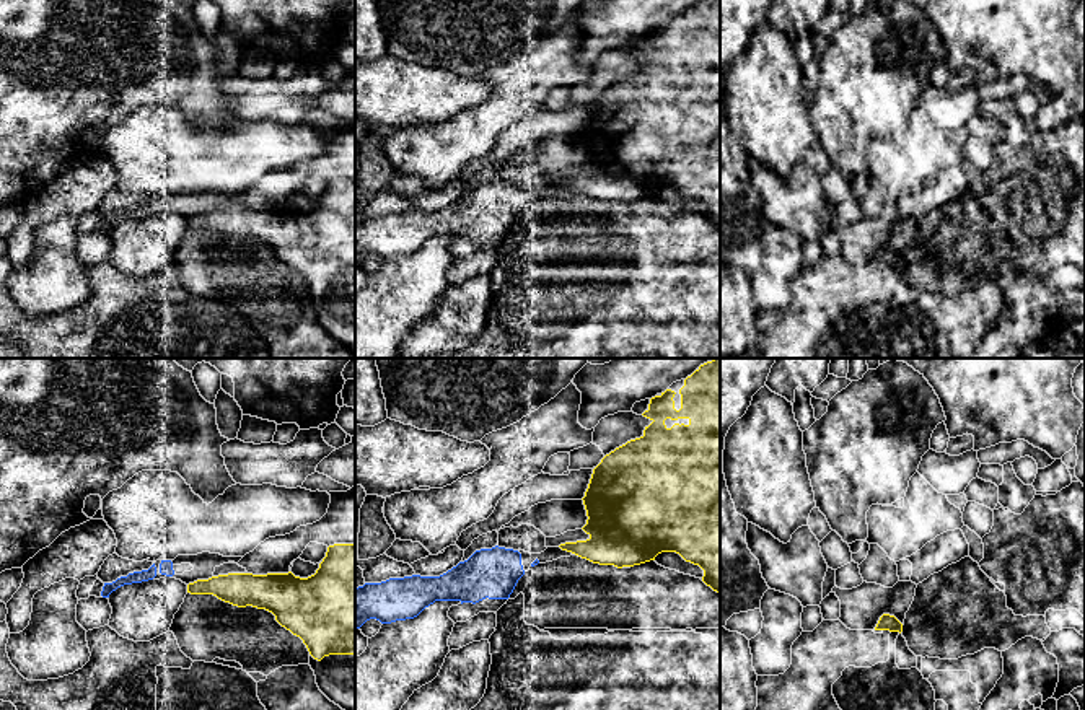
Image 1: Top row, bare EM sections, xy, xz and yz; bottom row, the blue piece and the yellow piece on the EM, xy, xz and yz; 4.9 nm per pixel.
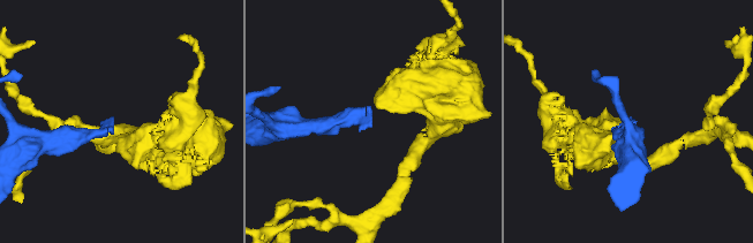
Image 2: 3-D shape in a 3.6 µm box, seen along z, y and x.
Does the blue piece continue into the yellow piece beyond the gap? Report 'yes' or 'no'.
no

